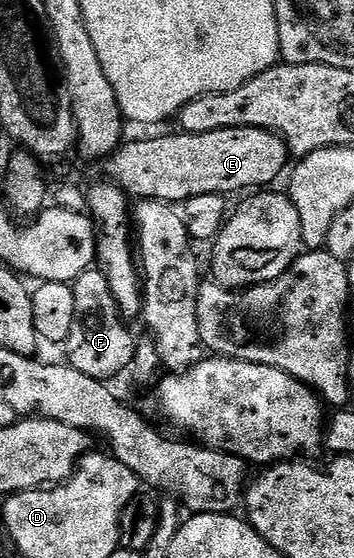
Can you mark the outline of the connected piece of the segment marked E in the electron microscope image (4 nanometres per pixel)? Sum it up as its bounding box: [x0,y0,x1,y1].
[107,128,291,203]

